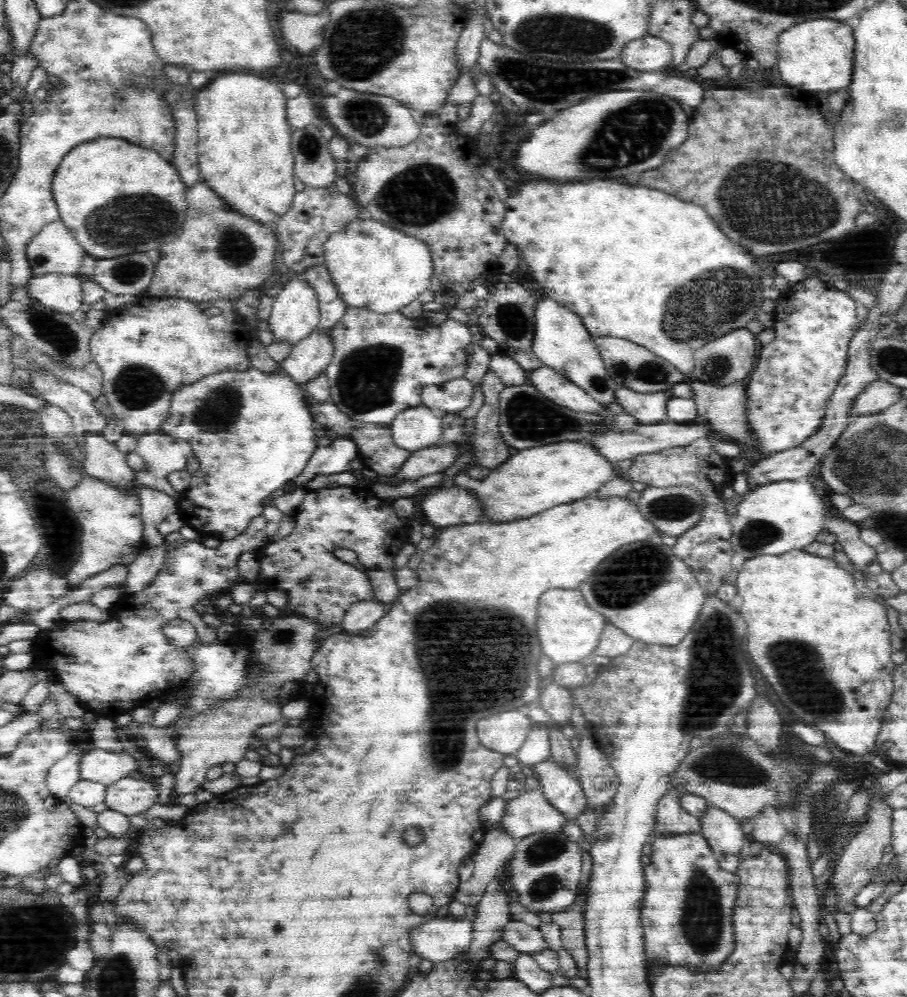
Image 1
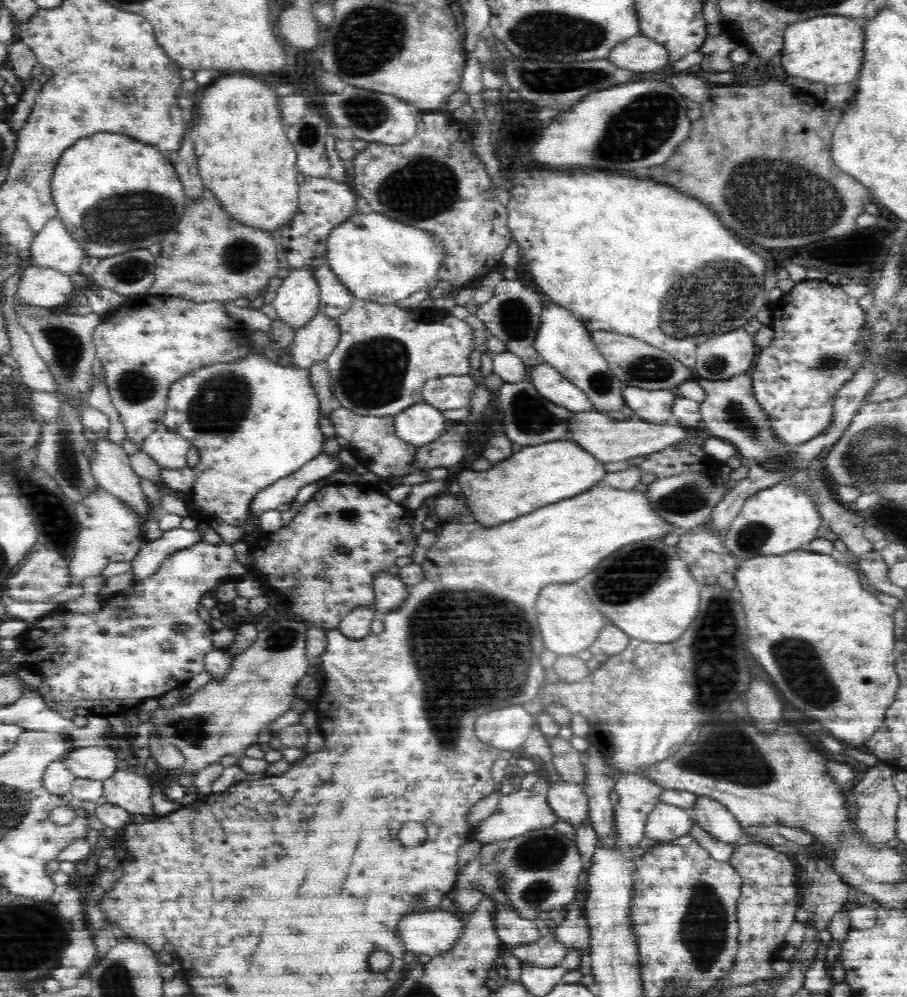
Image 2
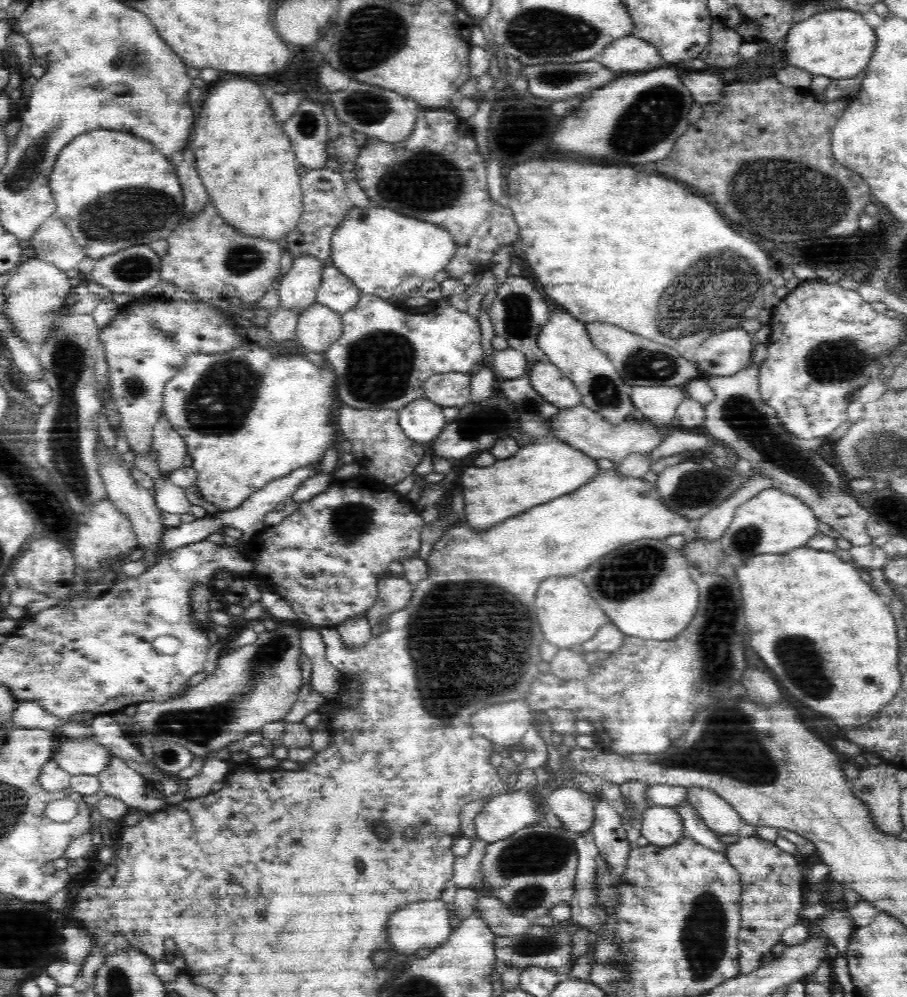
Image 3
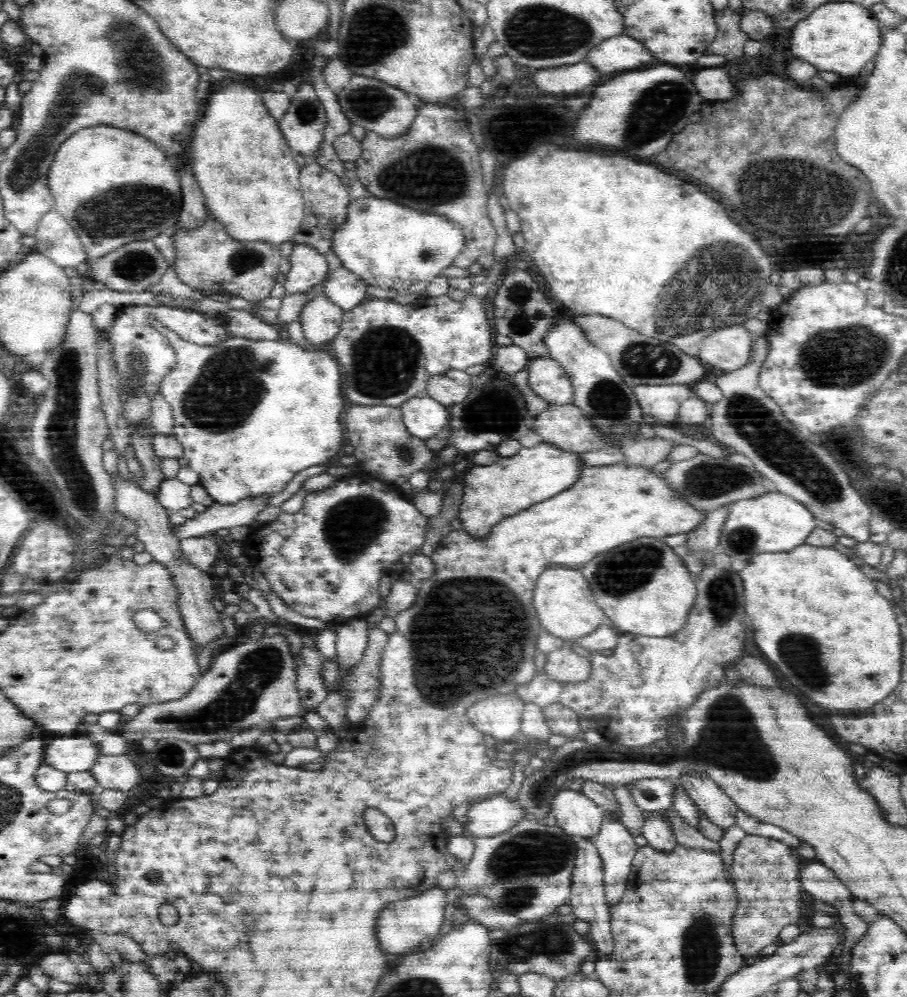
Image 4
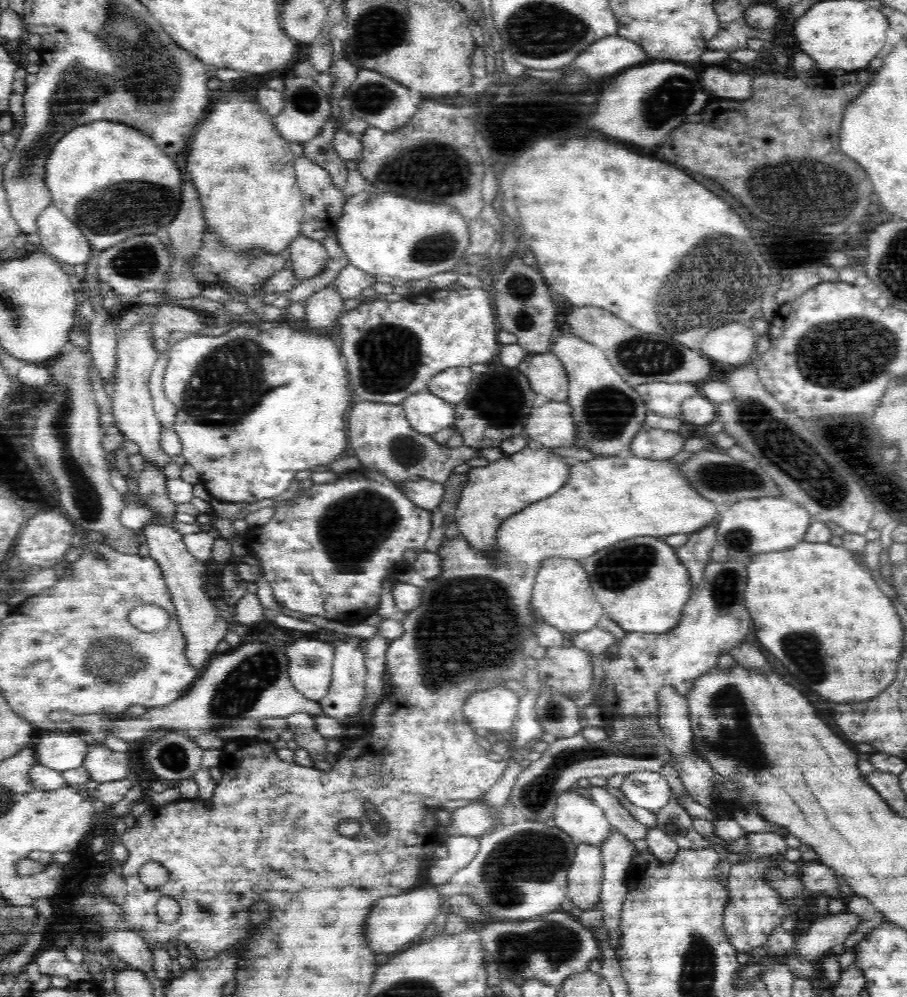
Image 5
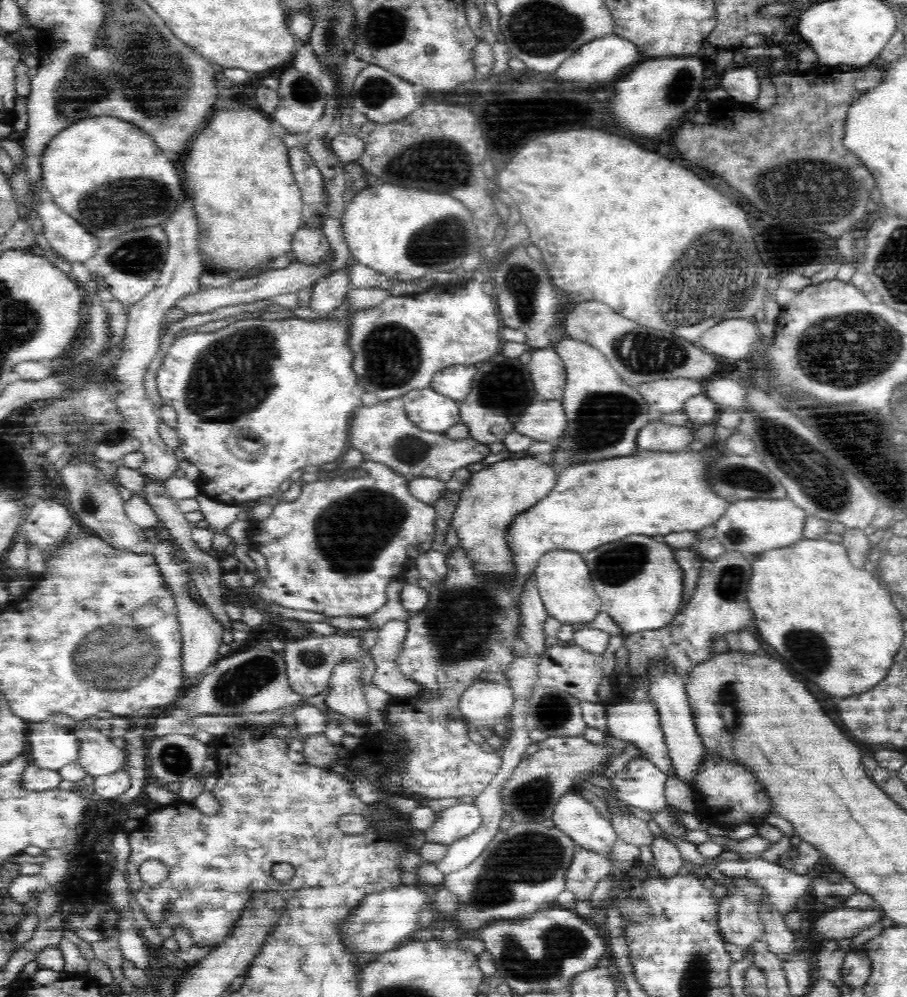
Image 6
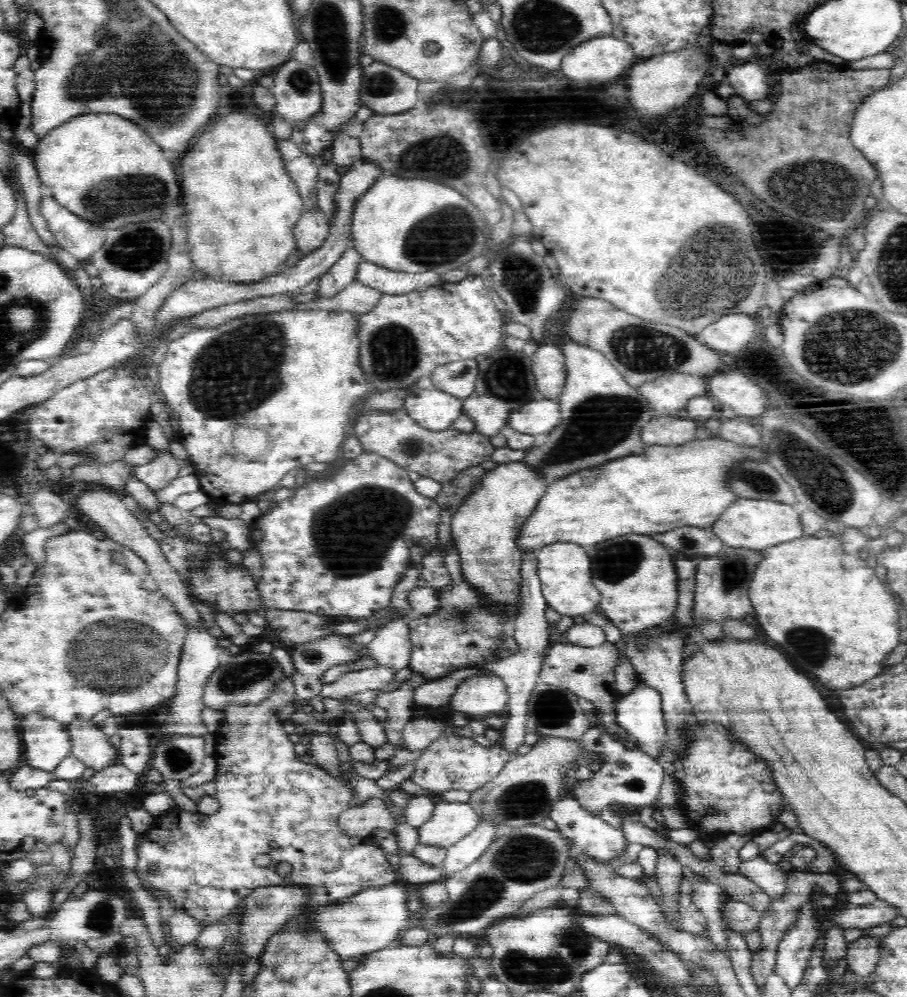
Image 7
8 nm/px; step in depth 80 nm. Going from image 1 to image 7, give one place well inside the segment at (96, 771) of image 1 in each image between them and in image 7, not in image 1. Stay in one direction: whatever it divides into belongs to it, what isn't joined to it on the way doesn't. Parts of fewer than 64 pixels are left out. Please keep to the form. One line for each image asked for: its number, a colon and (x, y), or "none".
2: (93, 762)
3: (76, 757)
4: (72, 753)
5: (57, 750)
6: (51, 747)
7: (47, 743)

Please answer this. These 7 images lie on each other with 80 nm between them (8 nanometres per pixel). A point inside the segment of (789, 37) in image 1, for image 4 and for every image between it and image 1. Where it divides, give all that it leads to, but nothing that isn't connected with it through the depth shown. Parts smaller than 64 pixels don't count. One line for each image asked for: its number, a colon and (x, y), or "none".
2: (825, 49)
3: (838, 43)
4: (841, 37)

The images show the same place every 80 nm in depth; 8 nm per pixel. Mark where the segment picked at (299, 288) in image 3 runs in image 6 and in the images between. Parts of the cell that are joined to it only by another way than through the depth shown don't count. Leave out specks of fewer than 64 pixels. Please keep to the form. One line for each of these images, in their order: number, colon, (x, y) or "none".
4: (309, 267)
5: (309, 257)
6: (310, 246)

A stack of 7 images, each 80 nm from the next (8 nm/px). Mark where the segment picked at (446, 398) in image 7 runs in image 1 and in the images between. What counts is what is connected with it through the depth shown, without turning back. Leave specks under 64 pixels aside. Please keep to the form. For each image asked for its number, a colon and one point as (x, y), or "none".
1: (418, 427)
2: (419, 424)
3: (422, 420)
4: (424, 417)
5: (427, 413)
6: (430, 410)

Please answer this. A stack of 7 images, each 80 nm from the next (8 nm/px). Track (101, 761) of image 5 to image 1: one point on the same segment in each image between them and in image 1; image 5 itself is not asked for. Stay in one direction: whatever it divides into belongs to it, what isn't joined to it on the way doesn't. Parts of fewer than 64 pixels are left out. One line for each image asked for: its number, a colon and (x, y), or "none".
1: (129, 796)
2: (129, 790)
3: (118, 780)
4: (113, 772)

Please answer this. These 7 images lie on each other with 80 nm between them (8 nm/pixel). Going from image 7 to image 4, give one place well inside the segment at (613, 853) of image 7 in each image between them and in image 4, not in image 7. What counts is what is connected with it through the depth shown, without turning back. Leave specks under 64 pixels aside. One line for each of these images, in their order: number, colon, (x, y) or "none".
4: (576, 814)
5: (580, 817)
6: (579, 819)

